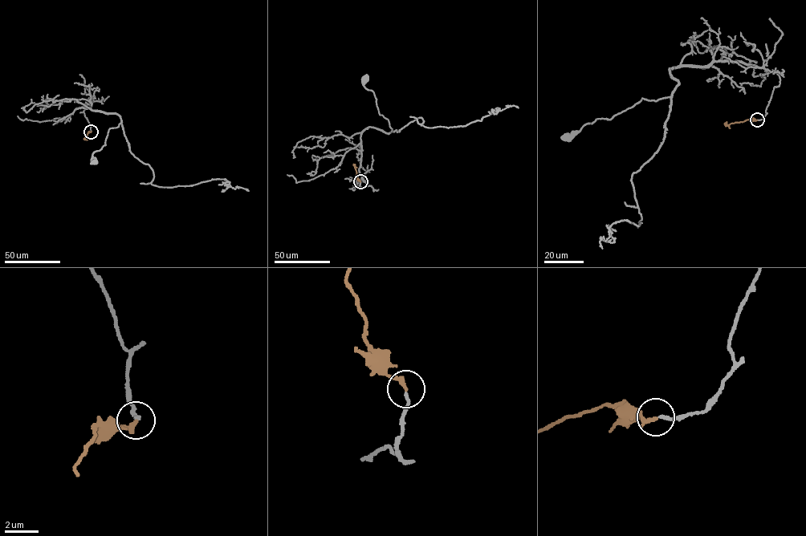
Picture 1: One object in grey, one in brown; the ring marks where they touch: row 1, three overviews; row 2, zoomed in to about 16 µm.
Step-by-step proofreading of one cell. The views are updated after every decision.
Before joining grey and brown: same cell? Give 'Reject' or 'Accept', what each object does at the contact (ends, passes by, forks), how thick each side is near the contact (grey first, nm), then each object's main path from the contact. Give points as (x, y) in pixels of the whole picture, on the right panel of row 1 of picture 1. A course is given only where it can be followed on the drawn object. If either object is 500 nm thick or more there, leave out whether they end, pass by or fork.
Reject. At the ring grey ends. At the ring brown ends. Thickness 180 nm (grey) against 220 nm. Course of grey: (757, 119), (779, 75), (714, 61), (669, 69), (677, 83), (670, 96), (642, 98), (567, 137). Course of brown: (757, 119), (751, 119), (728, 125), (724, 123)

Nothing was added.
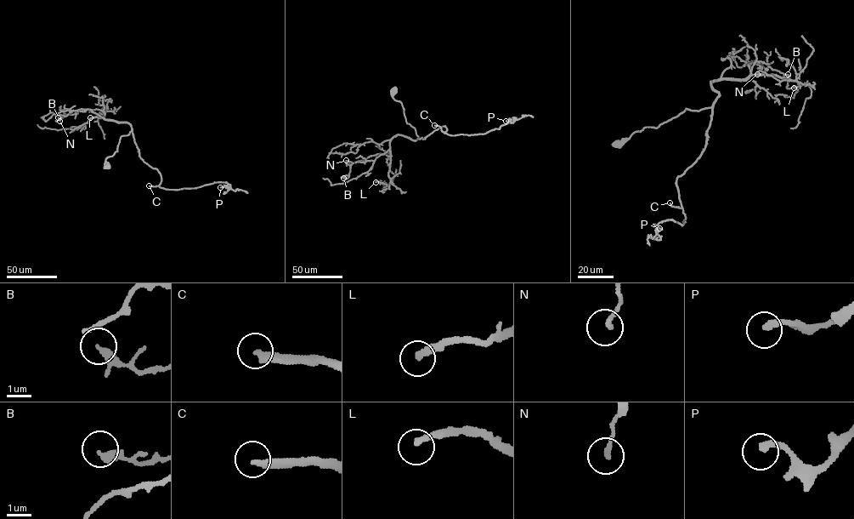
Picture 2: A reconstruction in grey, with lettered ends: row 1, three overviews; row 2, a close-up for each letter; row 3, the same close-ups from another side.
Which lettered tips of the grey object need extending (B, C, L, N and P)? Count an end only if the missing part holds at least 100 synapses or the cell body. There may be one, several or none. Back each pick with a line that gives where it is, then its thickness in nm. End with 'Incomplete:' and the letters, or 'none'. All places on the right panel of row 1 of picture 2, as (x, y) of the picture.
C: place (670, 202); calibre 240 nm
Incomplete: C

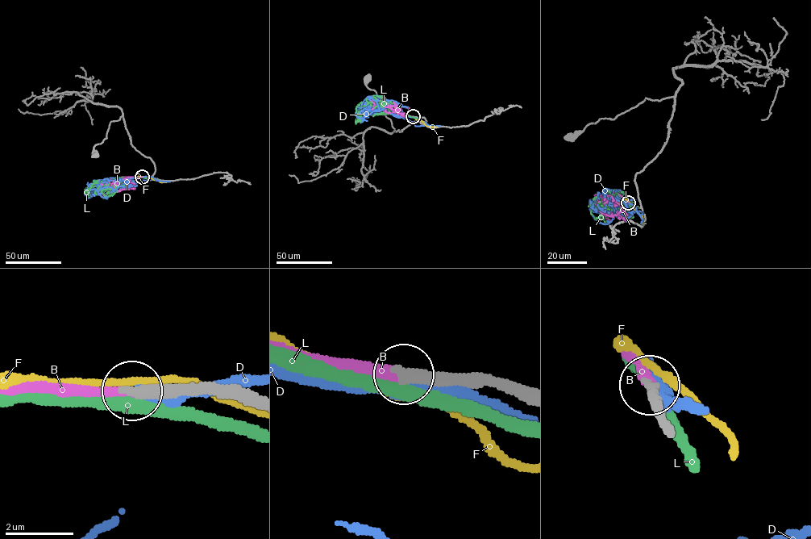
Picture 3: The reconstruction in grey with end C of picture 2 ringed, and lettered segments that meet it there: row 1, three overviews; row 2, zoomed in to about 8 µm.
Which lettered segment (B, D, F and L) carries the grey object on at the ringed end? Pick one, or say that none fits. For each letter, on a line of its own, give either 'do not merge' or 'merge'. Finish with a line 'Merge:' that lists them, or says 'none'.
B: merge
D: do not merge
F: do not merge
L: do not merge
Merge: B

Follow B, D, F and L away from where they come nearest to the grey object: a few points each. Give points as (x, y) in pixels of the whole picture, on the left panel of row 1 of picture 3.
B: (142, 177), (125, 177), (122, 183), (109, 184), (110, 188), (102, 184), (100, 193), (103, 194), (101, 197)
D: (143, 177), (110, 177), (100, 183), (106, 181), (106, 186), (114, 190), (119, 186), (137, 185)
F: (142, 176), (166, 182)
L: (142, 177), (113, 179), (97, 188), (130, 185)

